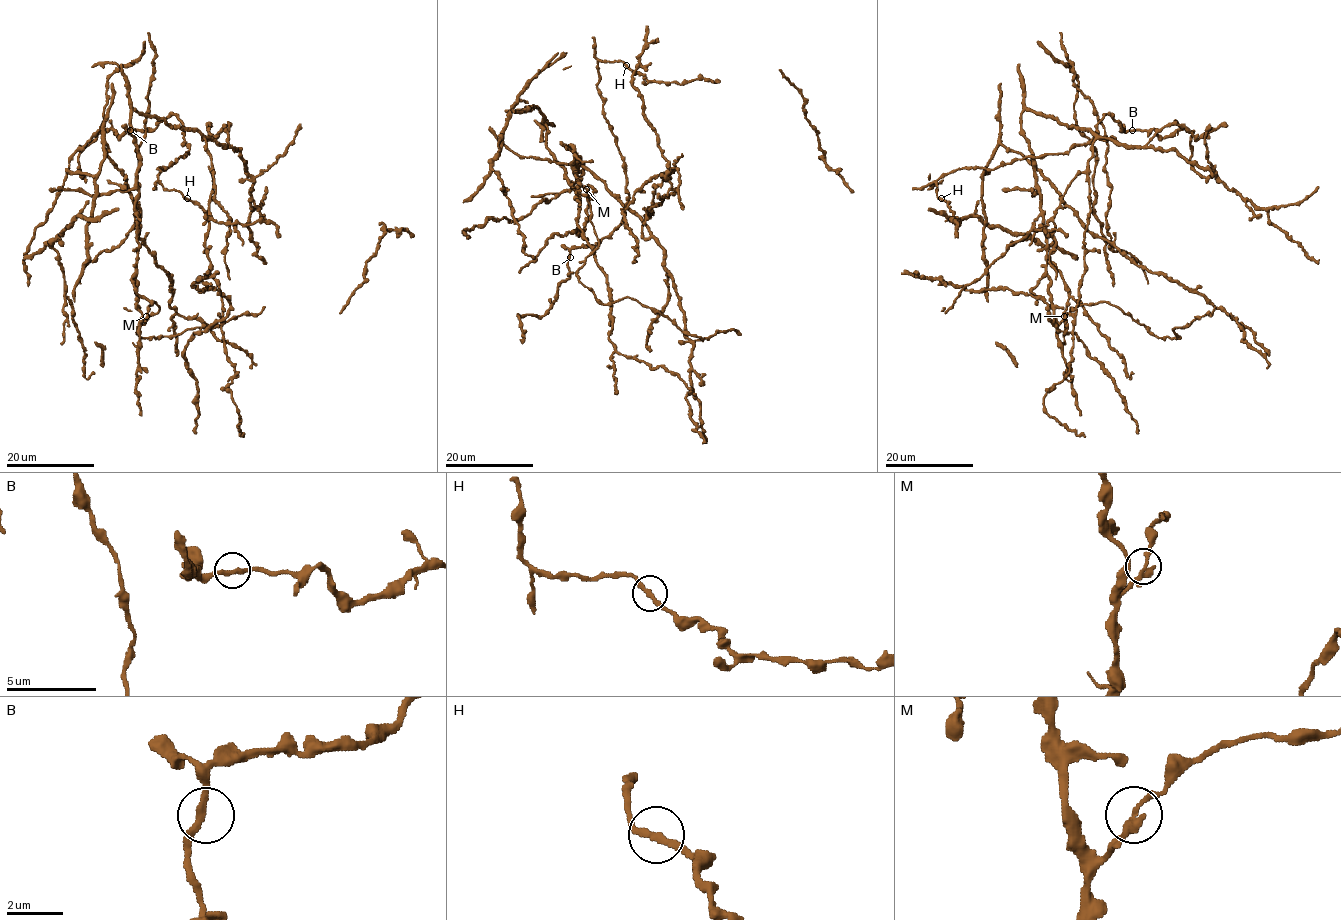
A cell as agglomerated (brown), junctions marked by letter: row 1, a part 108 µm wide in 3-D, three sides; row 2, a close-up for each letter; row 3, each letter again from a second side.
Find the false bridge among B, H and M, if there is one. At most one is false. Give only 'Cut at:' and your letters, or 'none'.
Cut at: M

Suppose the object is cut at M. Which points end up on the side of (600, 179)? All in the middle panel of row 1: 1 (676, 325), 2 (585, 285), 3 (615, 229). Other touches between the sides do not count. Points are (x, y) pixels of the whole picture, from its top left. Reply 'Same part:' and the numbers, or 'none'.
Same part: 3

